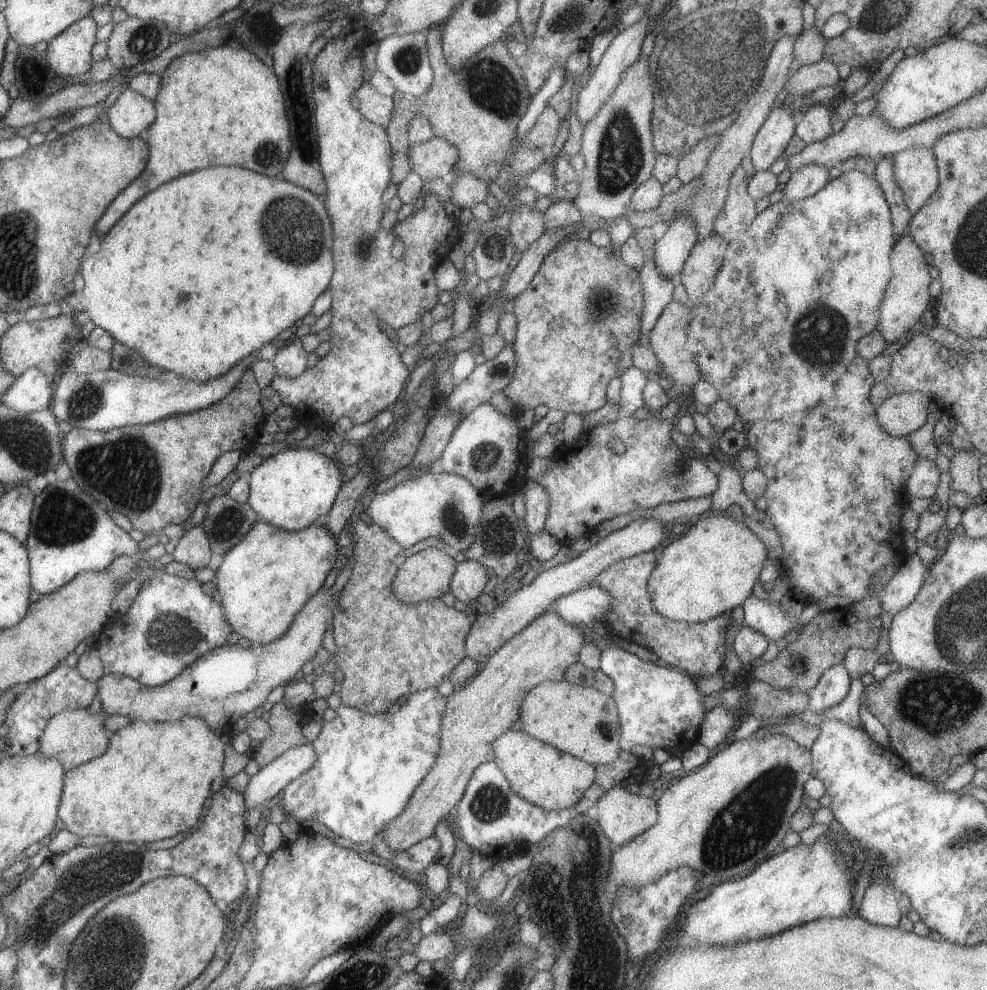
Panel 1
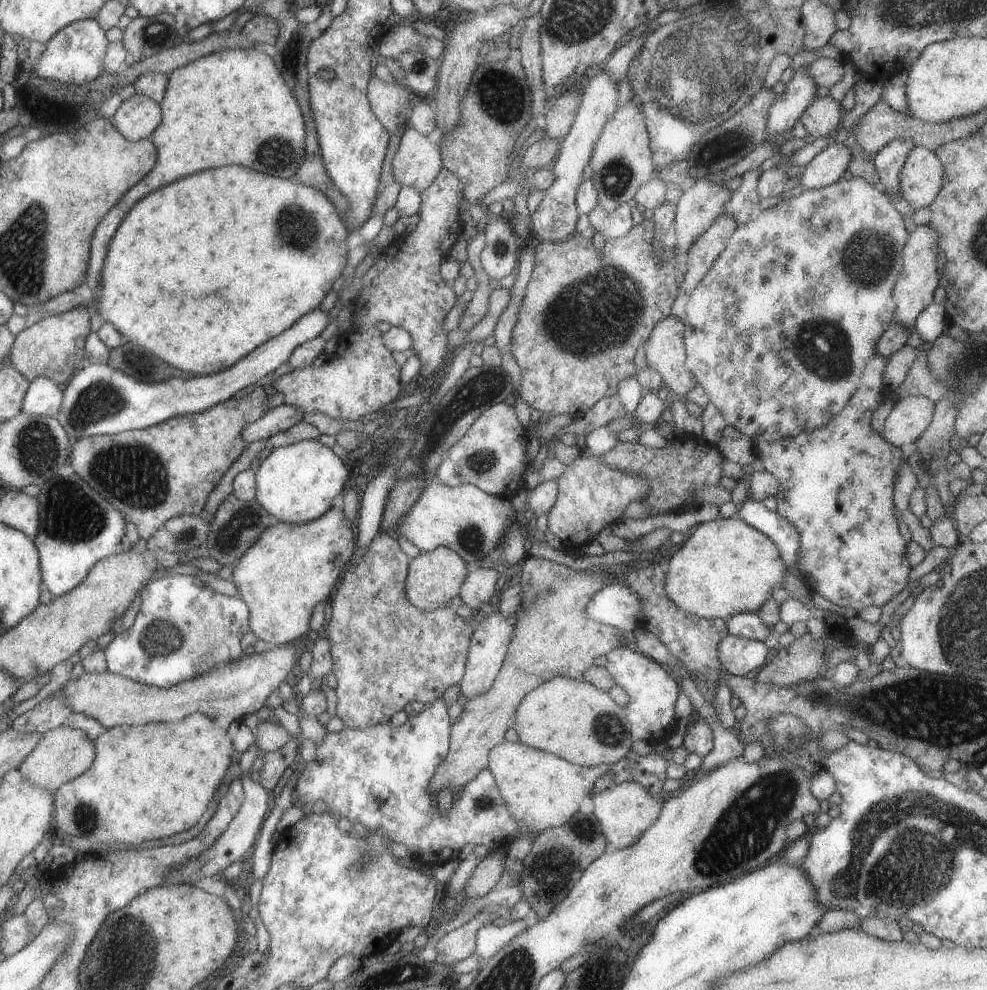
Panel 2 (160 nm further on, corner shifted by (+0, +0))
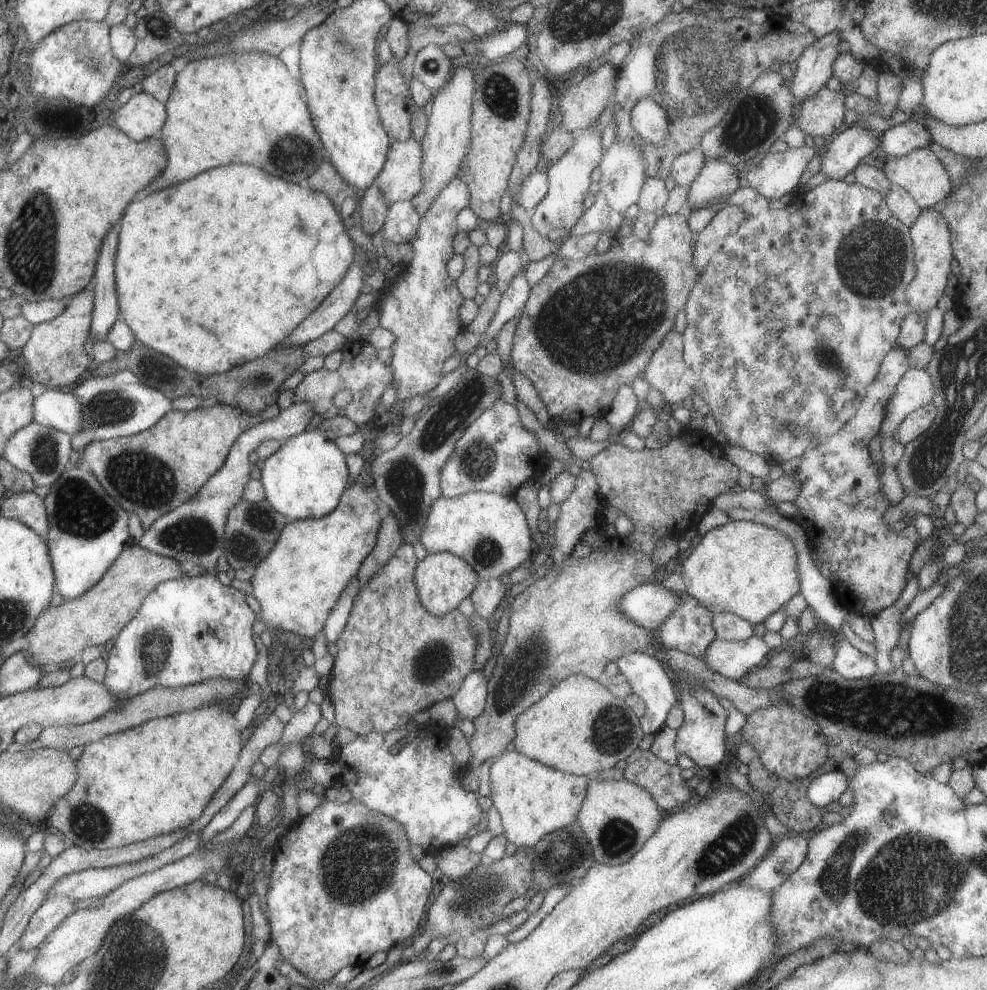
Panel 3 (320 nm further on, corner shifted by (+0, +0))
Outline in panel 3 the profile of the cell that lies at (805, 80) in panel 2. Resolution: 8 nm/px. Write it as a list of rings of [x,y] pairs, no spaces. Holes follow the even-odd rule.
[[[835,29],[802,50],[796,60],[794,78],[789,85],[794,103],[800,100],[802,104],[808,96],[825,87],[827,80],[833,75],[833,63],[839,56],[837,52],[839,41],[839,31]]]

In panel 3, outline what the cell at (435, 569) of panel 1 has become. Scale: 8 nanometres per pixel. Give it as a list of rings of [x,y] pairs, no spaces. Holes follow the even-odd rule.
[[[448,552],[427,554],[414,568],[414,585],[420,603],[427,612],[438,617],[455,610],[459,602],[471,594],[478,580],[478,574],[471,566]]]

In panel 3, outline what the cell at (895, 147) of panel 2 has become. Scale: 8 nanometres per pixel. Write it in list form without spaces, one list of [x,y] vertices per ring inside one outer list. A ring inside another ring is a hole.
[[[915,118],[895,125],[880,136],[879,146],[889,156],[903,156],[919,147],[927,147],[930,143],[930,132],[923,123]]]

